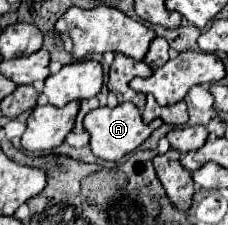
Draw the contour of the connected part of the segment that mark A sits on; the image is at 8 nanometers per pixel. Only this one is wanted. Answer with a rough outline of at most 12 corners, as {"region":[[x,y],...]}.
{"region":[[131,102],[85,116],[91,150],[121,160],[163,124]]}

